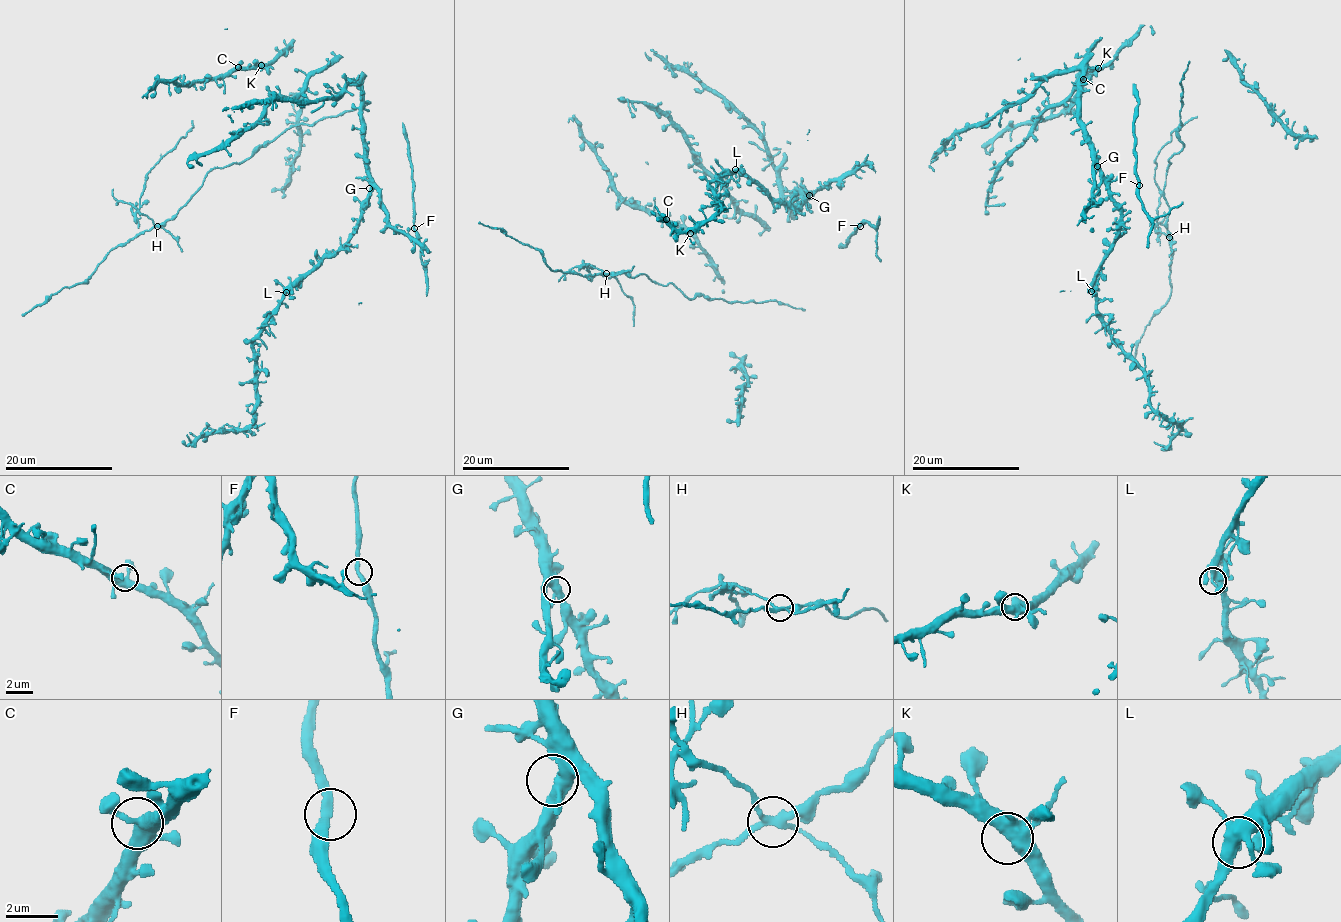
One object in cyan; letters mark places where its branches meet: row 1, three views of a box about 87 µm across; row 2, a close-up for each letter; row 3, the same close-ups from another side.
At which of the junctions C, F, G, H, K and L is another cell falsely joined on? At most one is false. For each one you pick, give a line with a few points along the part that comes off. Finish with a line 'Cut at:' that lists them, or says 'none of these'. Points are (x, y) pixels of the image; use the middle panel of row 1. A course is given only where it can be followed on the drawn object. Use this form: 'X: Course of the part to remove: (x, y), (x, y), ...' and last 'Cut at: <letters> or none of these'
H: Course of the part to remove: (607, 274), (594, 266), (585, 267), (590, 278), (599, 273), (614, 278), (634, 306), (634, 325)
Cut at: H

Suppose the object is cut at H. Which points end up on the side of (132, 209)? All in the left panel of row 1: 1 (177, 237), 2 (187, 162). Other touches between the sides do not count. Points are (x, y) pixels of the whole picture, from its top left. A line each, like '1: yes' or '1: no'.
1: yes
2: no

